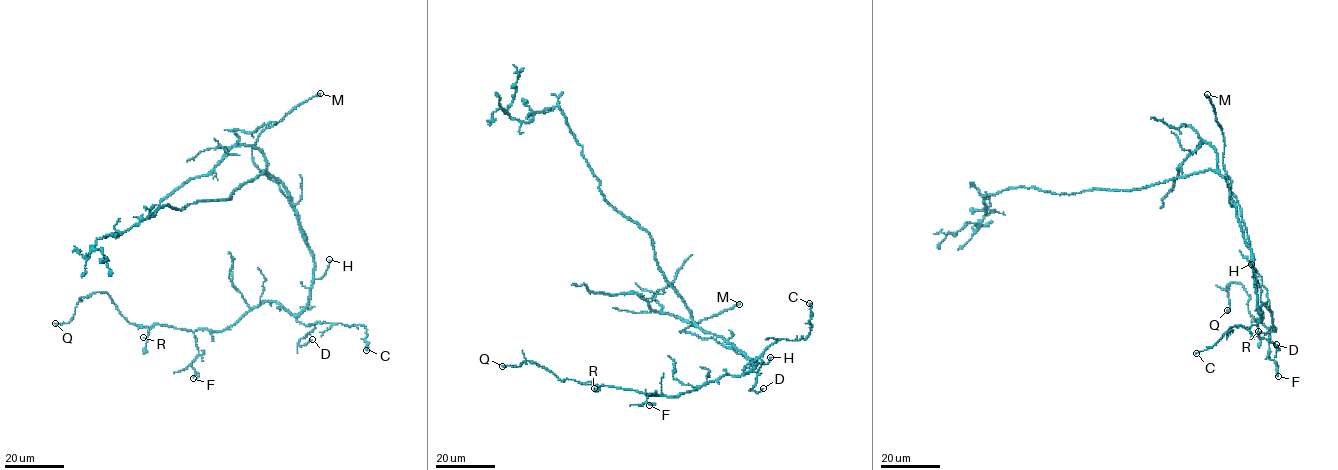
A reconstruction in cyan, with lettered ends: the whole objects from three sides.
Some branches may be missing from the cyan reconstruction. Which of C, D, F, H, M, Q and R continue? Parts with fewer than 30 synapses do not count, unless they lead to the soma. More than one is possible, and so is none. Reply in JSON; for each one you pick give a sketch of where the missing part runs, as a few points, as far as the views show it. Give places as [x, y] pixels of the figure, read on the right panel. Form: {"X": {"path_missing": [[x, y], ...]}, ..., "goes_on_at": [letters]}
{"goes_on_at": ["M"]}

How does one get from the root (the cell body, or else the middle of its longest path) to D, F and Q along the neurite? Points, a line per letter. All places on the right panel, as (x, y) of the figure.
D: (1231, 194), (1253, 260), (1259, 321), (1247, 329), (1273, 342), (1278, 350), (1276, 344)
F: (1231, 194), (1253, 260), (1258, 313), (1262, 317), (1265, 303), (1276, 328), (1269, 330), (1268, 355), (1278, 376)
Q: (1231, 194), (1253, 260), (1258, 313), (1265, 303), (1275, 330), (1251, 316), (1238, 282), (1227, 286), (1227, 310)

